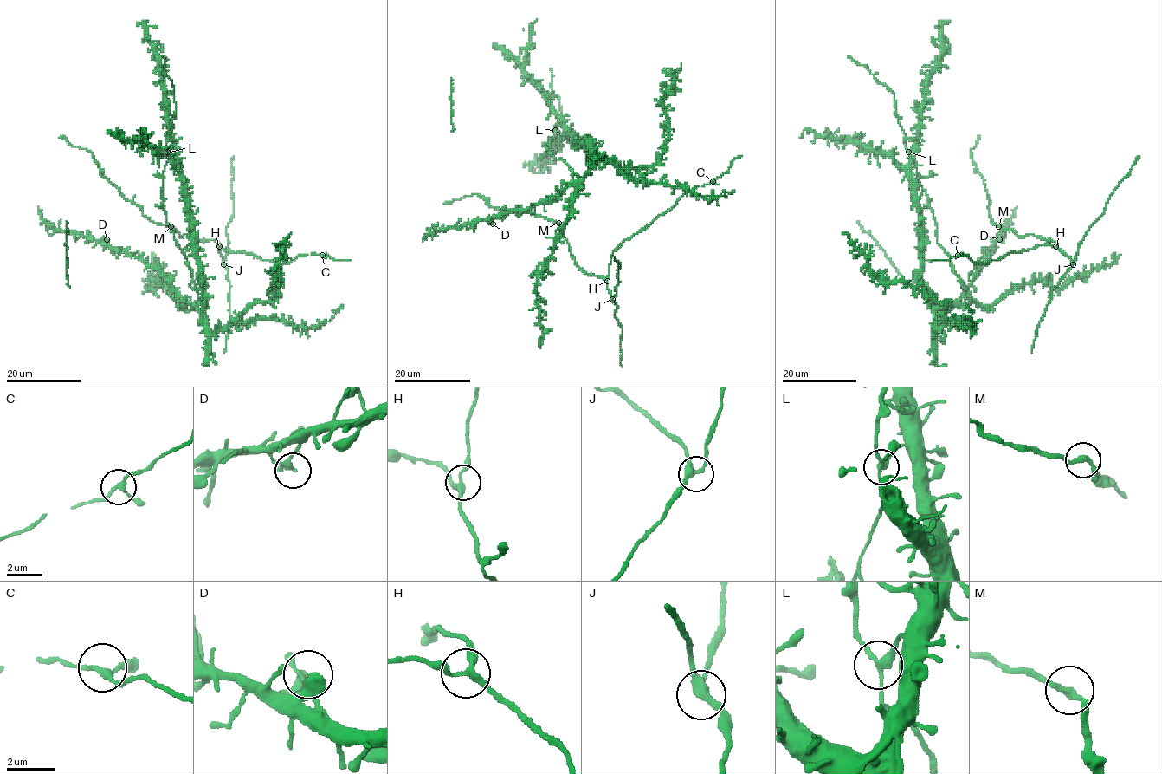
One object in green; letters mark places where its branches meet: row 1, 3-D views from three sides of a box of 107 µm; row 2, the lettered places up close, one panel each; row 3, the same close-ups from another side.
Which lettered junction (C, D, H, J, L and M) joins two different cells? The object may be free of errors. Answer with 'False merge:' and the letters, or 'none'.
False merge: L

